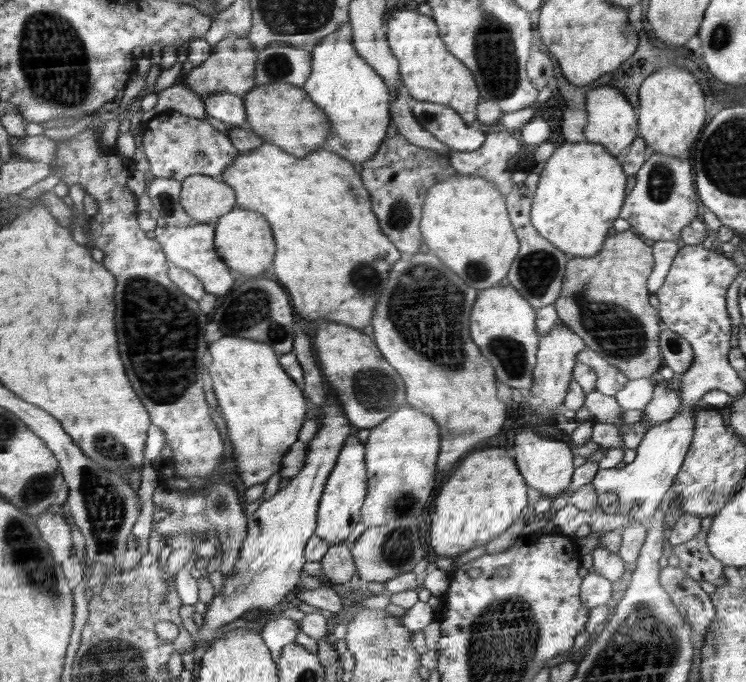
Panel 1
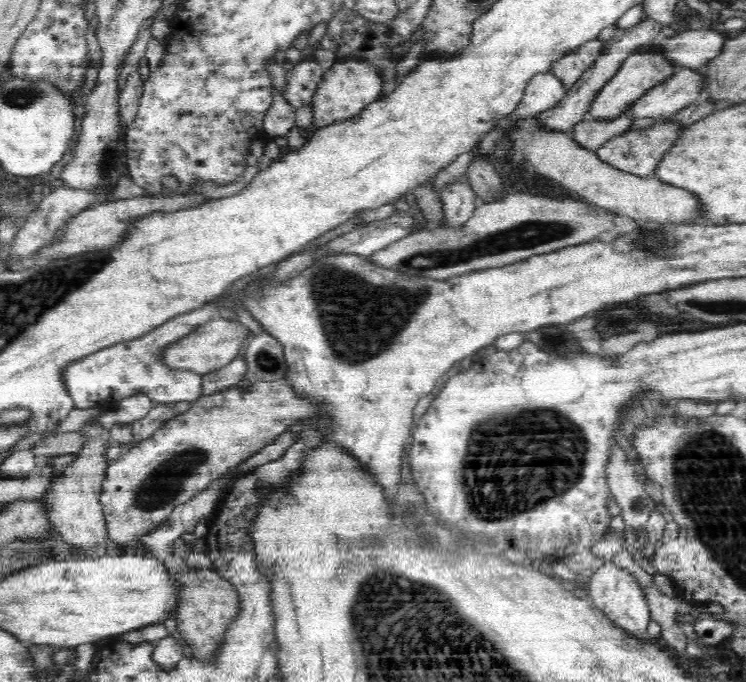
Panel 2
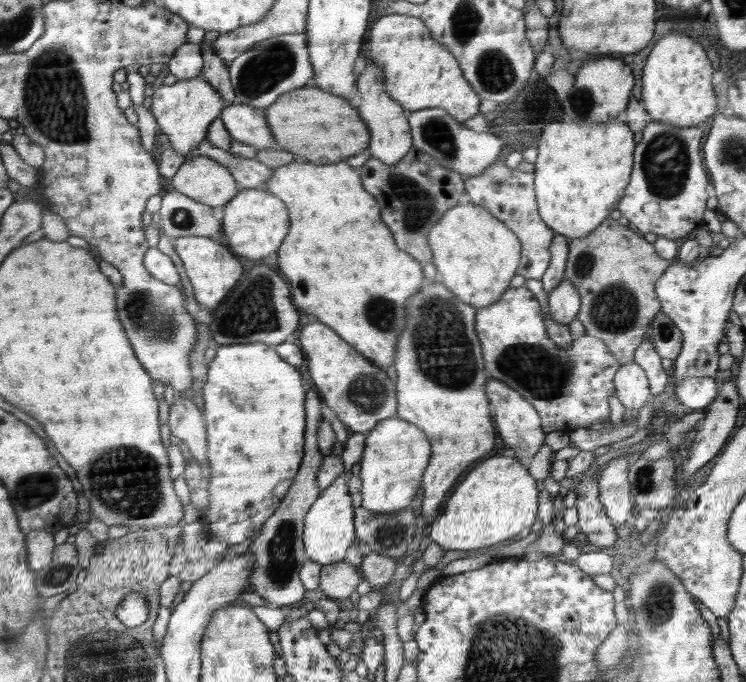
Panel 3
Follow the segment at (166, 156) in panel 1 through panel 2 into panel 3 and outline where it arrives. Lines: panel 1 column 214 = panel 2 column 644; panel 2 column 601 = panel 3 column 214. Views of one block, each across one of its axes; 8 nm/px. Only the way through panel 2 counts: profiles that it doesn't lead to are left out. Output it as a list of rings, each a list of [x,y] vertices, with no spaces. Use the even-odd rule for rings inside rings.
[[[162,132],[158,136],[158,143],[160,144],[160,158],[158,160],[160,161],[160,174],[163,174],[168,181],[176,174],[180,165],[194,155],[212,157],[223,163],[234,175],[238,186],[244,189],[261,188],[266,180],[270,180],[270,174],[274,172],[272,167],[258,162],[255,158],[244,158],[234,155],[228,150],[214,148],[214,144],[211,144],[210,140],[204,140],[189,154],[174,154],[170,140]]]

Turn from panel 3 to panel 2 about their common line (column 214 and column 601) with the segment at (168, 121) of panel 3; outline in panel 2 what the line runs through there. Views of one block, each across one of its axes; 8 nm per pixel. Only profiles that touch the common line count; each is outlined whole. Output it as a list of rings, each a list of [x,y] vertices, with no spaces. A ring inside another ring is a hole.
[[[652,43],[642,45],[638,51],[632,53],[622,62],[622,66],[618,68],[616,74],[594,96],[592,102],[589,103],[587,119],[614,120],[621,117],[626,114],[630,105],[634,105],[653,86],[658,86],[658,84],[664,82],[676,68],[678,66],[674,66],[674,63],[668,57],[662,57],[662,53]]]

